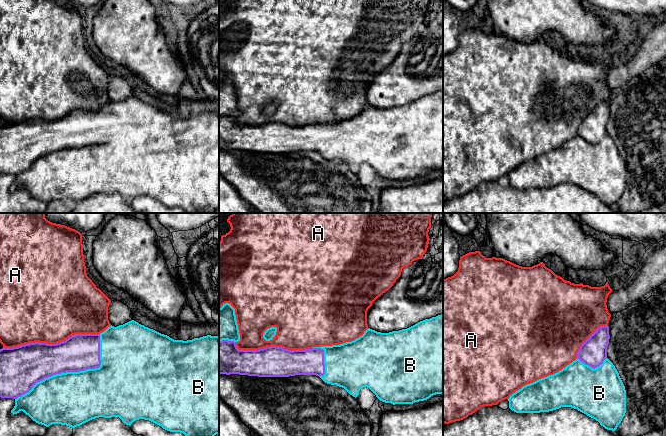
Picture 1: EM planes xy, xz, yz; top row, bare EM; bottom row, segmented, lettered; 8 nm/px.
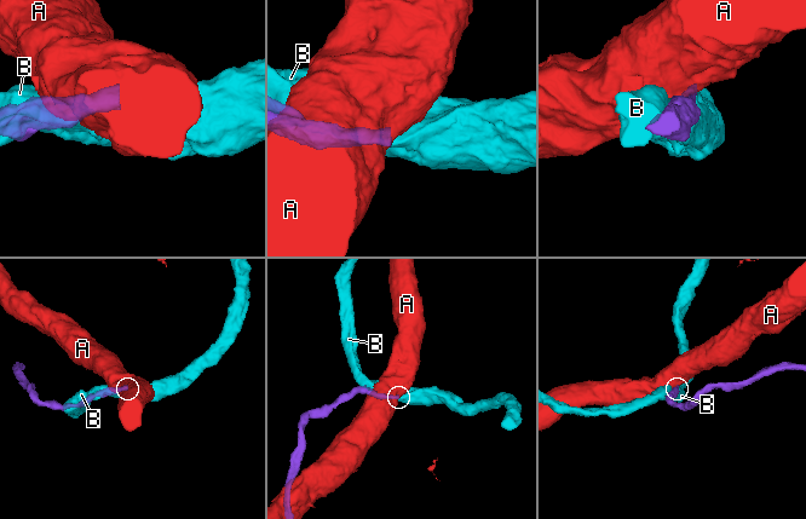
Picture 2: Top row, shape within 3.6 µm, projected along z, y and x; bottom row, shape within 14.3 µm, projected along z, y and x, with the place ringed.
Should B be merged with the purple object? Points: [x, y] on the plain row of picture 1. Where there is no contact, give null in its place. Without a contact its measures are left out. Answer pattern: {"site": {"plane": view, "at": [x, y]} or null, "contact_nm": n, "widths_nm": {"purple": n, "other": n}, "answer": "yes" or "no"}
{"site": {"plane": "xy", "at": [73, 147]}, "contact_nm": 850, "widths_nm": {"purple": 300, "other": 440}, "answer": "yes"}

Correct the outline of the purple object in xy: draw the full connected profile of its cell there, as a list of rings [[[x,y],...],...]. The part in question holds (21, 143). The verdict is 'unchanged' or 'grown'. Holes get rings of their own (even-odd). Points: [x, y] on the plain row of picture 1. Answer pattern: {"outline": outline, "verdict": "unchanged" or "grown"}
{"outline": [[[131,96],[117,103],[111,101],[100,110],[75,110],[57,120],[35,118],[13,124],[3,123],[0,125],[0,173],[15,176],[15,182],[11,186],[13,191],[23,187],[33,197],[46,203],[61,200],[75,204],[95,194],[119,193],[129,202],[136,196],[144,195],[167,207],[183,209],[186,213],[214,213],[219,210],[219,112],[207,111],[187,117],[174,116]]], "verdict": "grown"}

